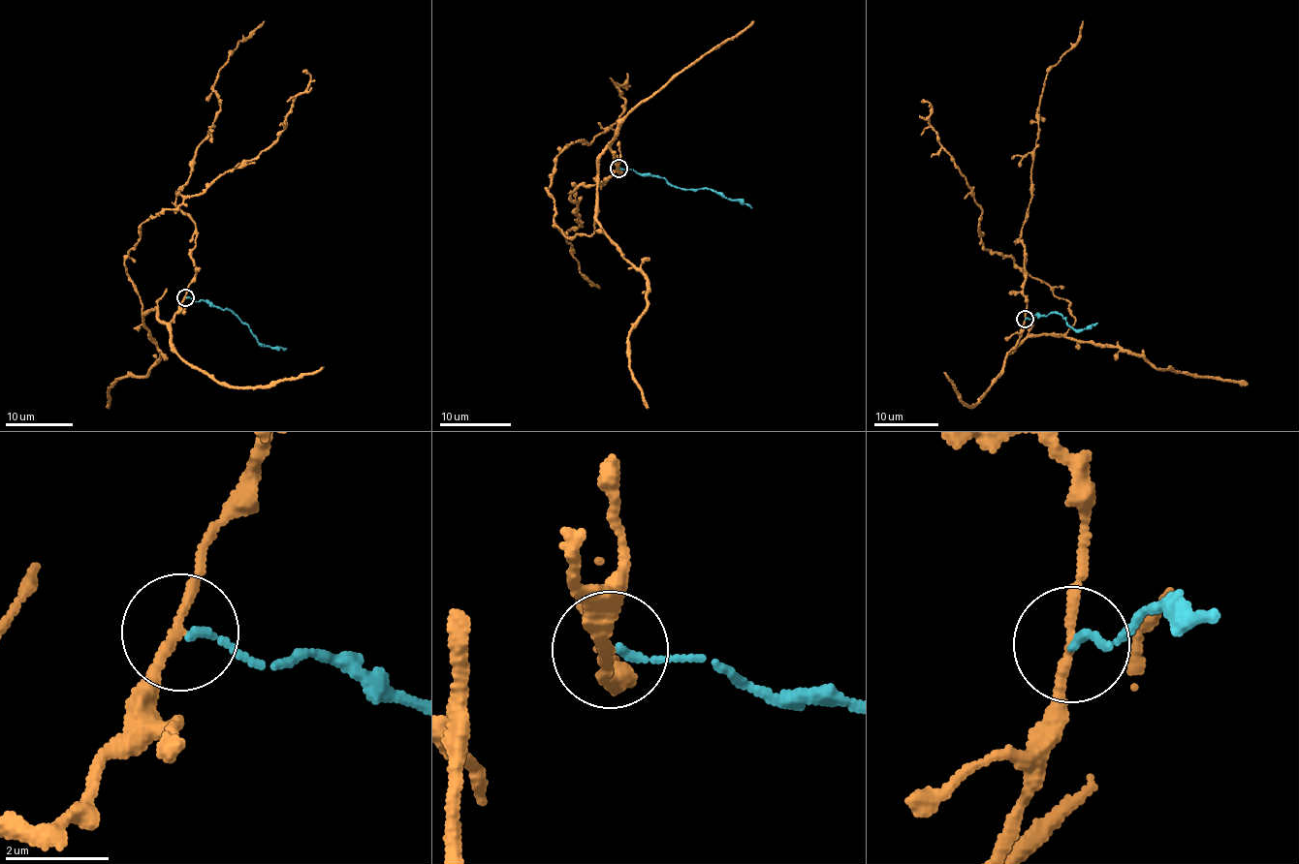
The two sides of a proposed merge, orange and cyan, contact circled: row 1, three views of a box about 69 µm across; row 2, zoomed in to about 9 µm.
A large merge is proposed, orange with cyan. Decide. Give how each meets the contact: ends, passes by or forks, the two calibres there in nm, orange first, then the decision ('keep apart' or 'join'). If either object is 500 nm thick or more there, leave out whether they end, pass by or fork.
orange passes by | cyan ends | 170/130 nm | keep apart

